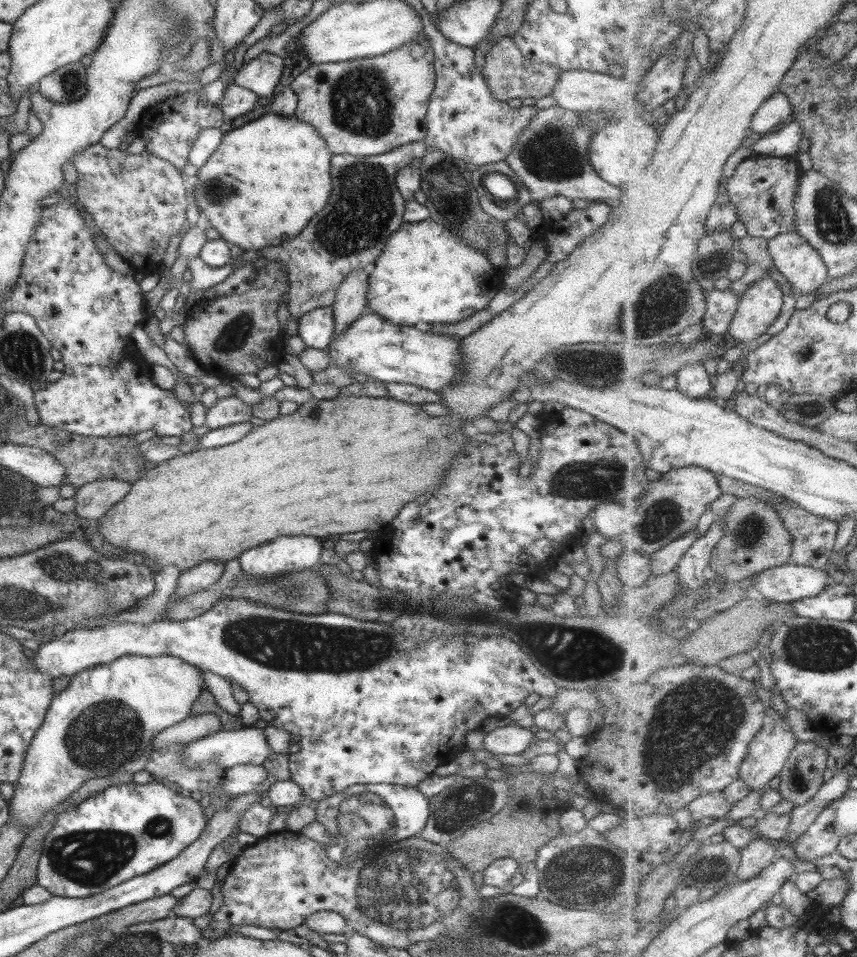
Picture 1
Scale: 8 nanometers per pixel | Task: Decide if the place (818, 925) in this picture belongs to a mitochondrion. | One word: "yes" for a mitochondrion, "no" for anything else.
no

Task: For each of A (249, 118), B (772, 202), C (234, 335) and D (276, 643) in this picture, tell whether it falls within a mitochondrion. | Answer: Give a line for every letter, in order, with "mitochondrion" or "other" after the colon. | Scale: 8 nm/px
A: other
B: other
C: mitochondrion
D: mitochondrion

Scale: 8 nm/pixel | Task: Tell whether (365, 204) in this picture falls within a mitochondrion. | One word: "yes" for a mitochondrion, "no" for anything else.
yes

